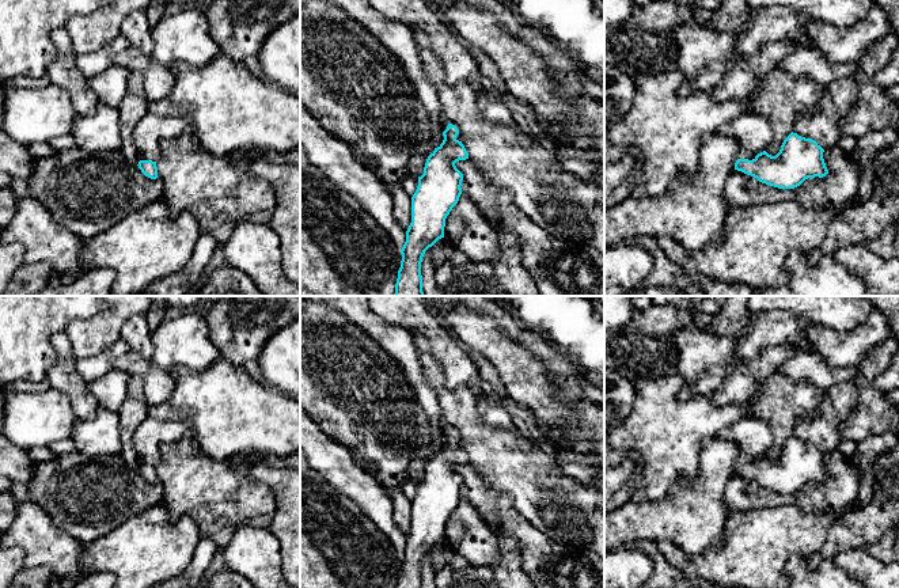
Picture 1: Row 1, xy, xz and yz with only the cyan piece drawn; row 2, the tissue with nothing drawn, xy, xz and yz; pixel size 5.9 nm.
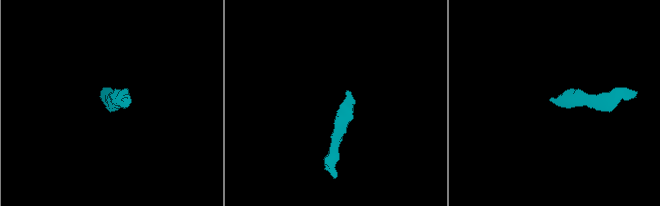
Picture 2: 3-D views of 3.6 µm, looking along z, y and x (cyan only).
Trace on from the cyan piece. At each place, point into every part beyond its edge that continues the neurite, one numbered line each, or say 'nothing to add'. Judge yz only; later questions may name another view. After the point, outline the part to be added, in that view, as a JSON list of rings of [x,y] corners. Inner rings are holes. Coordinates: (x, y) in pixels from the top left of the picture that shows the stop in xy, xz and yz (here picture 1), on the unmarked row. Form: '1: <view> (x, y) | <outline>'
1: yz (754, 437) | [[[743,418],[722,428],[717,437],[733,441],[739,447],[736,463],[752,464],[766,455],[773,443],[769,425],[762,420]]]

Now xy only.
1: xy (152, 432) | [[[153,417],[144,420],[133,435],[133,447],[140,464],[158,466],[159,445],[177,443],[194,428],[186,421],[162,421]]]

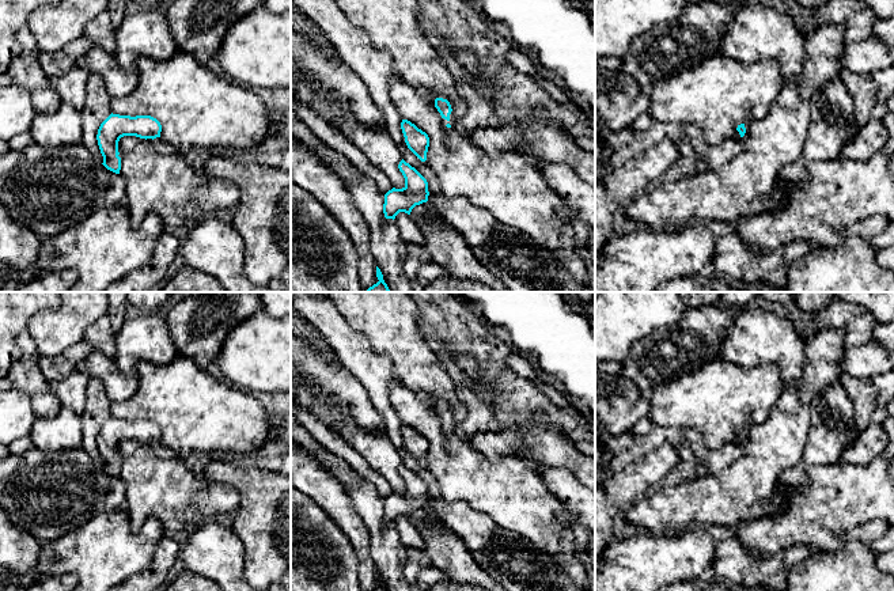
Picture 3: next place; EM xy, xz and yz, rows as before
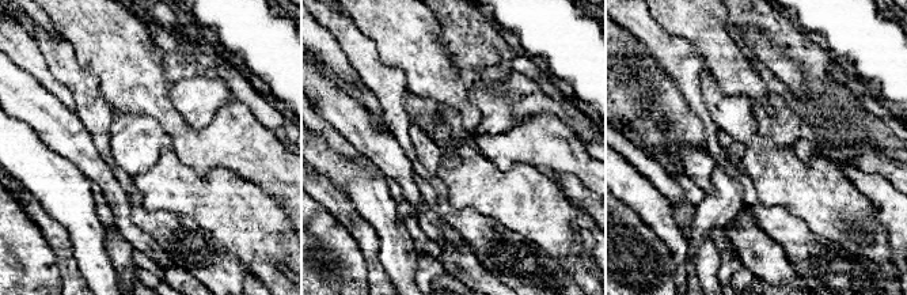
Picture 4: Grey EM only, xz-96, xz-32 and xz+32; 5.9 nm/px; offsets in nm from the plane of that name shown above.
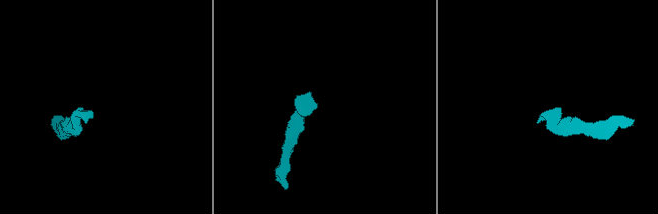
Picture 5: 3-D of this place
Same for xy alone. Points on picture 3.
1: xy (159, 449) | [[[162,442],[154,443],[154,452],[159,458],[163,458],[163,459],[178,459],[179,458],[173,450],[166,447]]]

